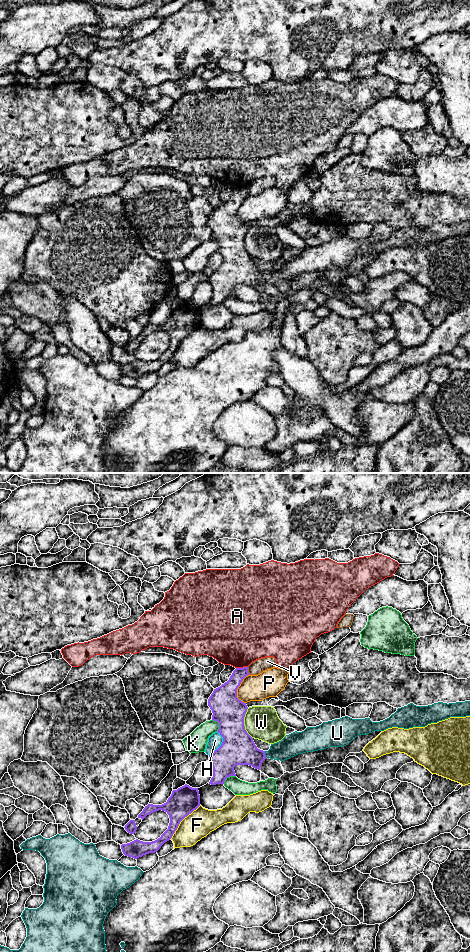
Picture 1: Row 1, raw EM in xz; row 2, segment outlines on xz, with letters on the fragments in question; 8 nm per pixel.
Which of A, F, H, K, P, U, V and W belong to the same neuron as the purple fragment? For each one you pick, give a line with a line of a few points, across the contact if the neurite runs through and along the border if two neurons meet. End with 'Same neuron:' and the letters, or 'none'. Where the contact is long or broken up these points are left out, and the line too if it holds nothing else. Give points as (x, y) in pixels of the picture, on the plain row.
Same neuron: none

